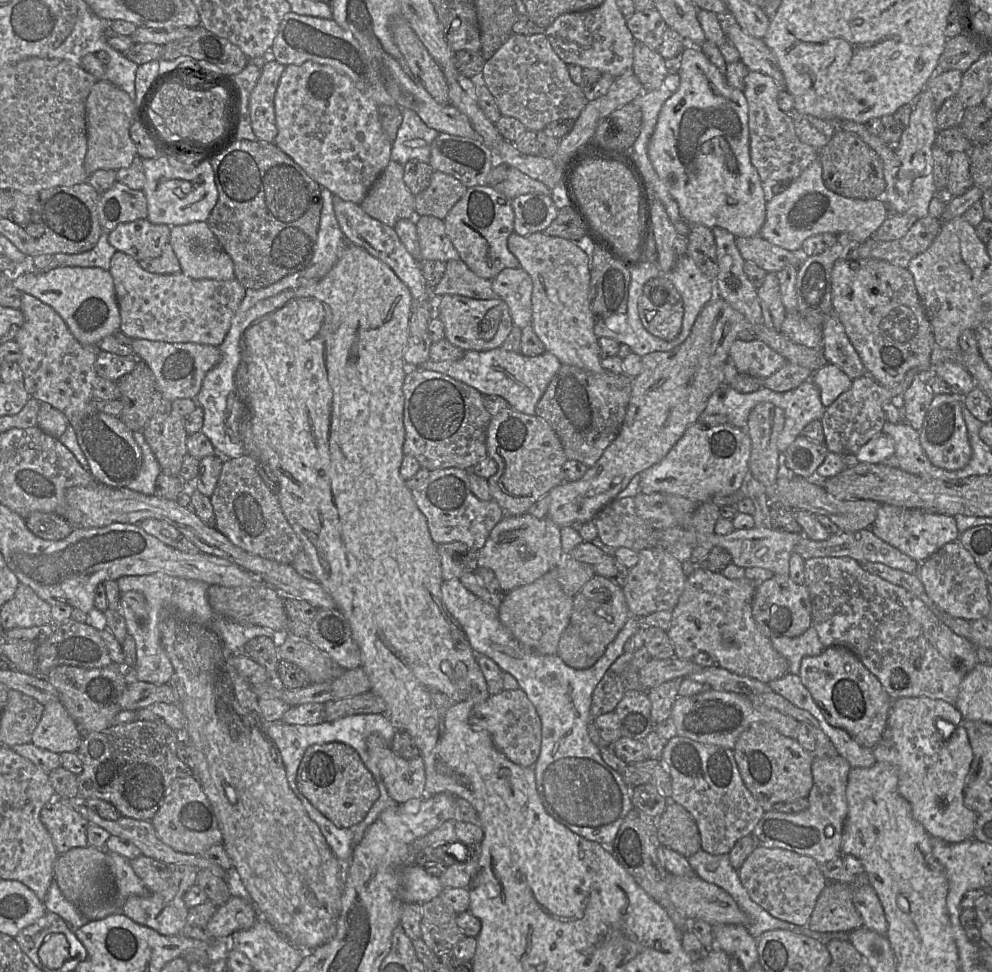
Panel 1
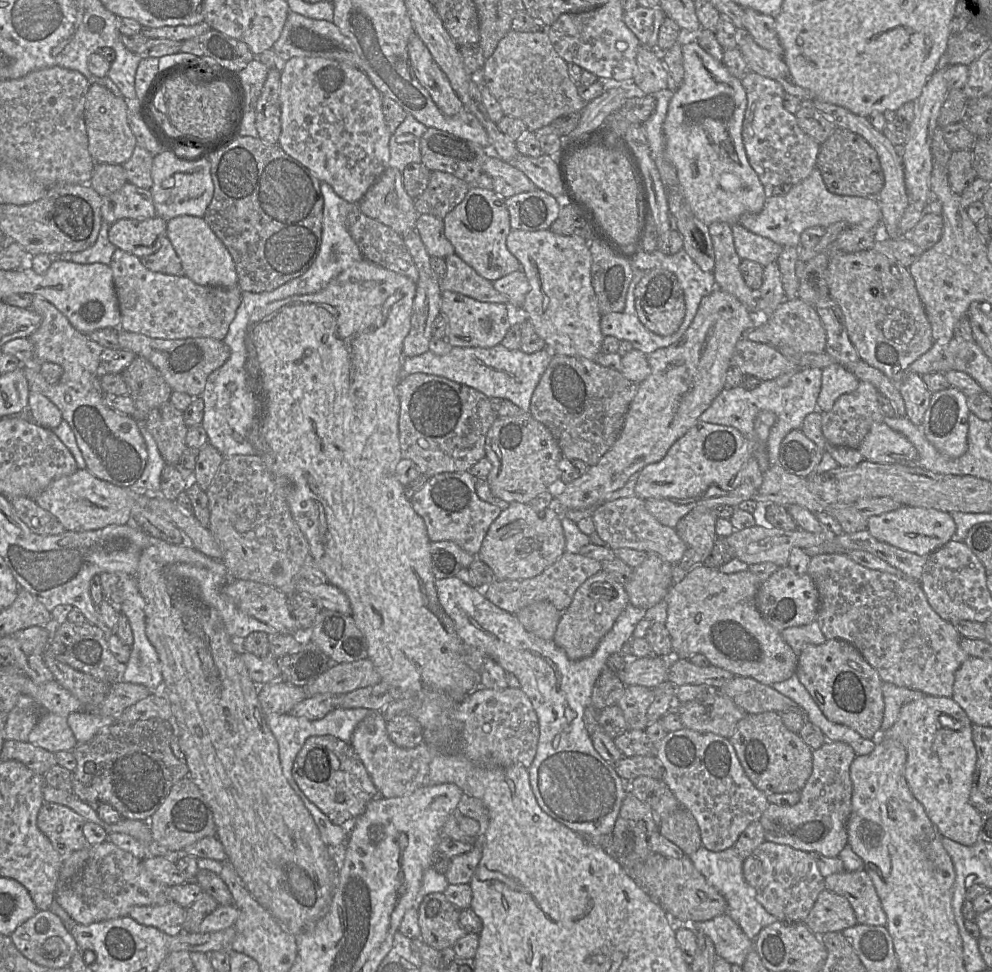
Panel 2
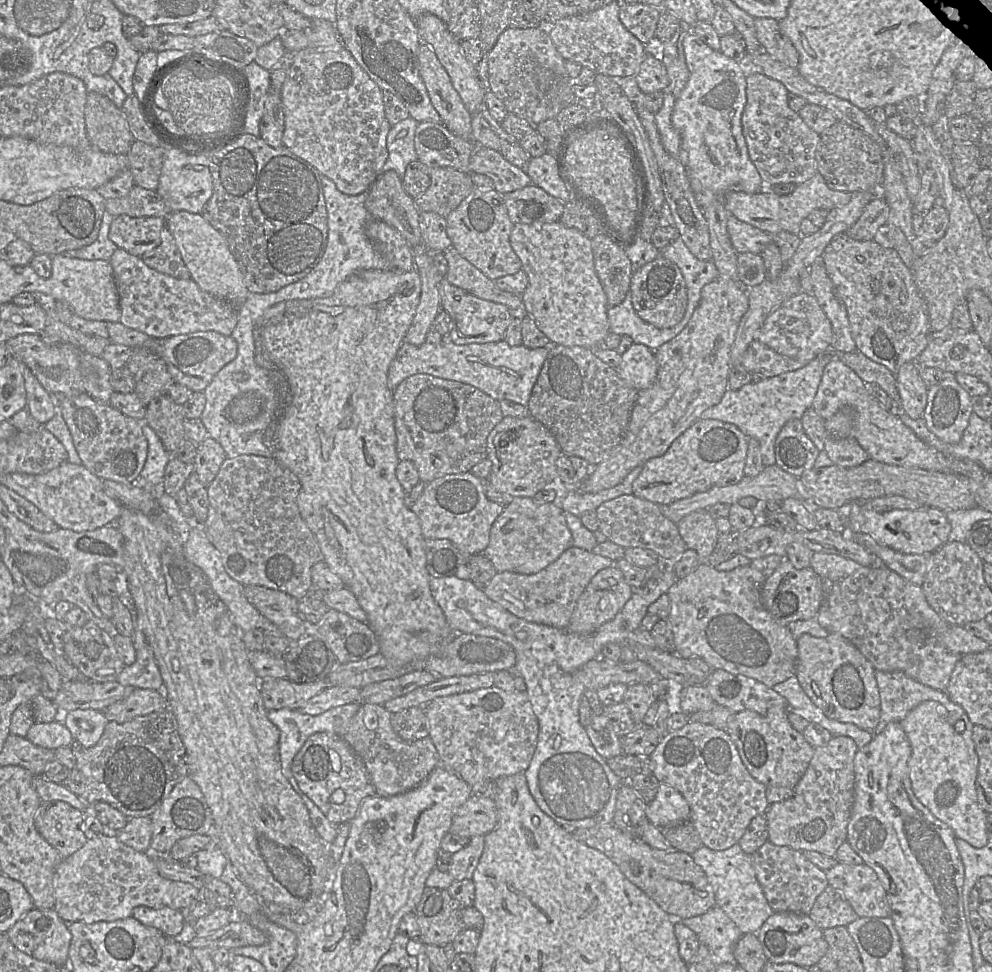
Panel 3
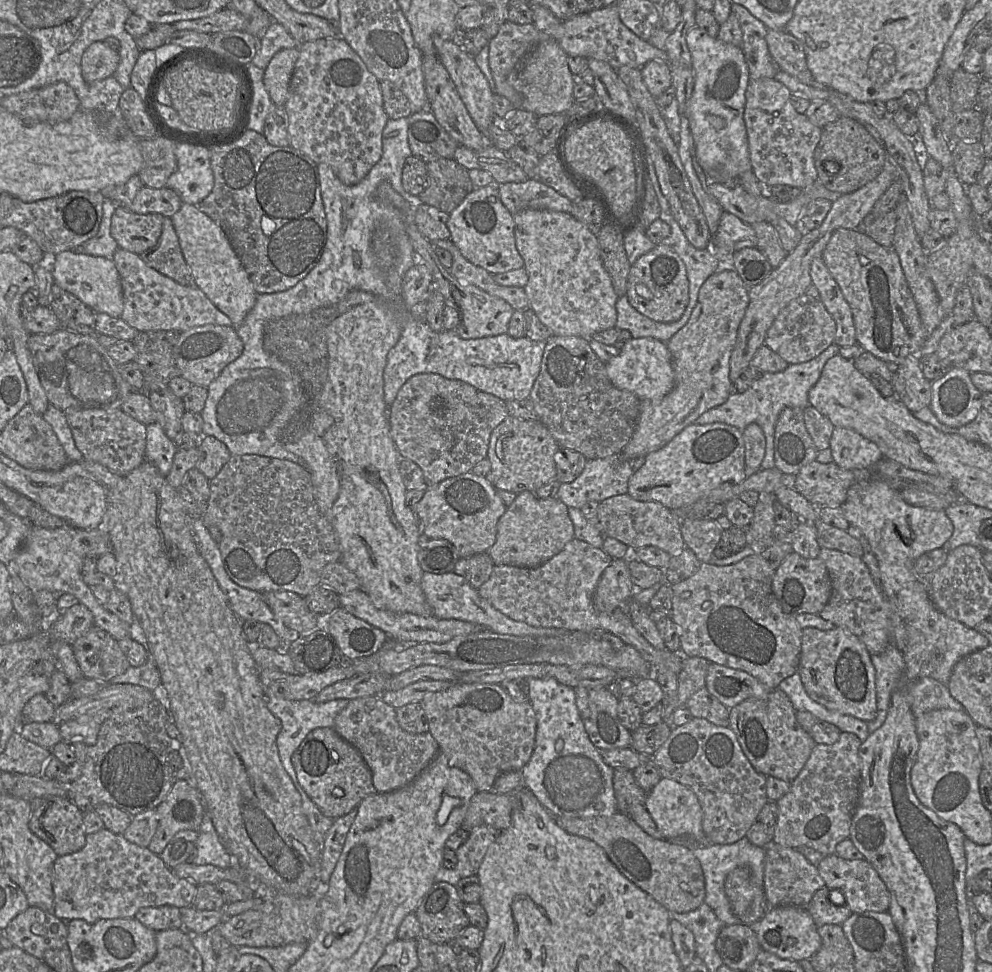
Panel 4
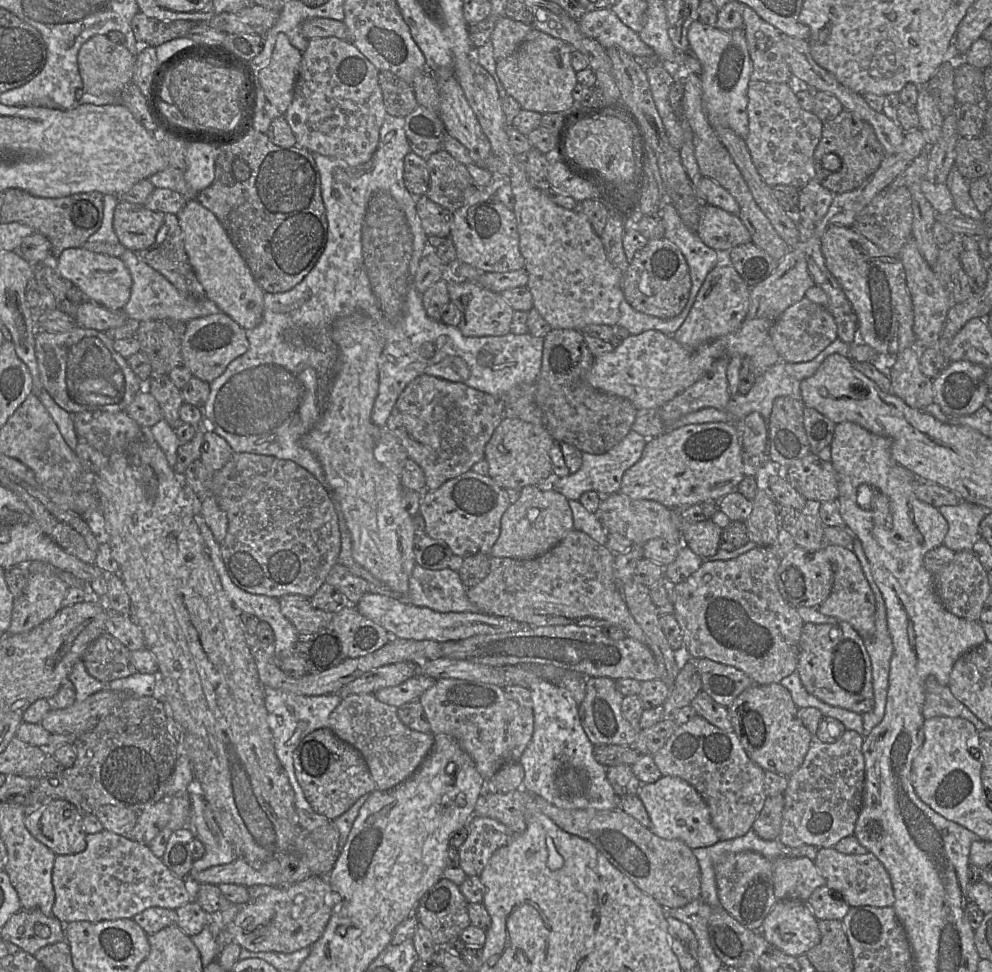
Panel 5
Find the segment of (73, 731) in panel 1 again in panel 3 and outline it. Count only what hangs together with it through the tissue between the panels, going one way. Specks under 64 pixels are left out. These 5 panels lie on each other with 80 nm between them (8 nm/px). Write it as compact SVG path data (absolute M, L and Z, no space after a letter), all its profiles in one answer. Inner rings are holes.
M60 719L49 723L34 723L25 737L33 744L49 750L69 747L73 740L70 731Z

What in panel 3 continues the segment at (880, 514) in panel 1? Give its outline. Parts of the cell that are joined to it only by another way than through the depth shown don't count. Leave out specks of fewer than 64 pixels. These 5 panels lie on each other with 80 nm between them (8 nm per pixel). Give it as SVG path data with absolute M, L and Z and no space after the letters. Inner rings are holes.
M938 508L866 511L864 517L865 523L860 527L860 533L866 533L878 544L905 554L934 553L948 542L952 530L946 513Z

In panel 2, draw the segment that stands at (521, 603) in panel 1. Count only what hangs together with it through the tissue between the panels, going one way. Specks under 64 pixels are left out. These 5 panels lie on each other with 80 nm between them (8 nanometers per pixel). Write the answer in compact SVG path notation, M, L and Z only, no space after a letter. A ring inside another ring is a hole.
M539 601L522 608L516 617L530 633L553 640L562 612L548 601Z

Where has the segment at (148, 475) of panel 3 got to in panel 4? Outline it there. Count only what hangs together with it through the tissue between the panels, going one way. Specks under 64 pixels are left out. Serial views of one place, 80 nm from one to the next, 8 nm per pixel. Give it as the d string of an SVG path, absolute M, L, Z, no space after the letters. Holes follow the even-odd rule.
M157 422L146 425L145 461L152 463L165 477L171 470L176 451L174 441L166 436Z

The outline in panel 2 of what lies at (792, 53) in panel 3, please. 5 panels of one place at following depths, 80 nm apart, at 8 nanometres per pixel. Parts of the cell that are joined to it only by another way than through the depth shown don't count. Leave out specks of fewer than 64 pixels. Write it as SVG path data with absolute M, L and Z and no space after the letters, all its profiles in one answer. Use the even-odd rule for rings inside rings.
M744 8L743 25L746 32L759 46L779 57L784 56L784 48L775 28L775 16Z

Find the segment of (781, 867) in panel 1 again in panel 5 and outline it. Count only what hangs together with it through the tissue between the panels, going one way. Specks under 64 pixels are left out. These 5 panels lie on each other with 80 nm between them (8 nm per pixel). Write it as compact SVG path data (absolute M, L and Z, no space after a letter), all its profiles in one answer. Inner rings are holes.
M782 855L774 860L773 867L774 894L777 900L800 900L807 902L814 892L820 886L825 886L826 880L820 874L815 861L807 857L793 857Z

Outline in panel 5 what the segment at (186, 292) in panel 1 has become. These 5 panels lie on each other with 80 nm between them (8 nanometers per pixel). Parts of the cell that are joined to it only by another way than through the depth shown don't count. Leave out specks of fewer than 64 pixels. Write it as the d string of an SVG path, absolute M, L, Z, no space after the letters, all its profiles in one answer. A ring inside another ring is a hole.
M126 249L120 256L132 277L130 298L123 313L128 321L139 323L148 320L189 321L221 312L219 307L207 297L194 299L178 291L163 275L144 263L137 253Z

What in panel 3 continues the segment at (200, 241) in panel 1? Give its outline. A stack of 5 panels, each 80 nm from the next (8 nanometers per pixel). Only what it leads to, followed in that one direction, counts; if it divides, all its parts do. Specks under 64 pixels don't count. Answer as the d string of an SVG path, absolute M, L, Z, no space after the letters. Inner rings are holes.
M179 211L166 219L166 227L173 235L181 258L192 280L205 292L224 299L240 308L249 294L240 268L222 234L201 213Z

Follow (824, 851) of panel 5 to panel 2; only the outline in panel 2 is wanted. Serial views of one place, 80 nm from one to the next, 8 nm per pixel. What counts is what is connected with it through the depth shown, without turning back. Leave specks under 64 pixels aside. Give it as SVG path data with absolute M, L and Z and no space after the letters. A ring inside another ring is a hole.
M847 871L825 878L826 888L845 897L852 906L857 922L871 926L887 926L887 916L868 873Z

